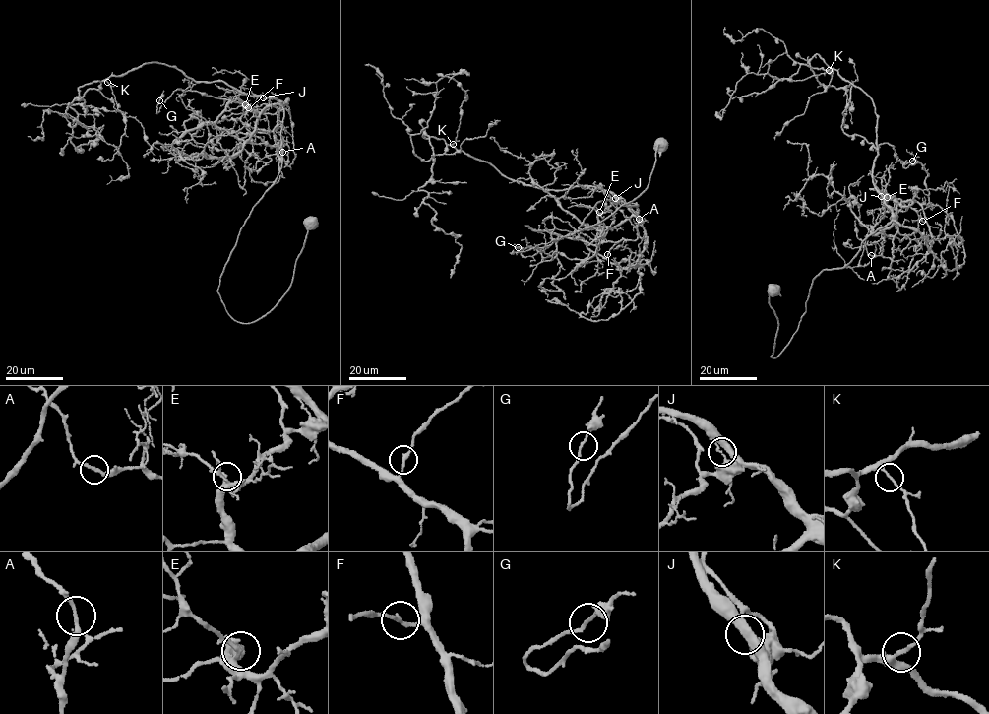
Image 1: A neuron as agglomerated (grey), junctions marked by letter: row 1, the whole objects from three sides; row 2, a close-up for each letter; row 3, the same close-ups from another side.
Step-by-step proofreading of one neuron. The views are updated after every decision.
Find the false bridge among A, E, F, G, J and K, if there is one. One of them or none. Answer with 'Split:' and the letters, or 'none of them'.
Split: J

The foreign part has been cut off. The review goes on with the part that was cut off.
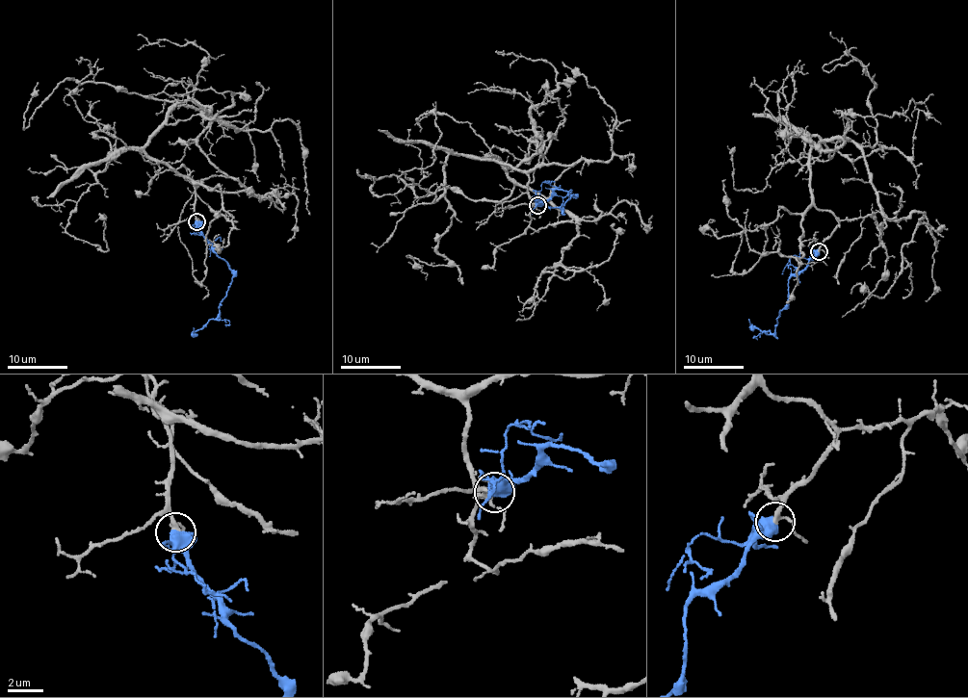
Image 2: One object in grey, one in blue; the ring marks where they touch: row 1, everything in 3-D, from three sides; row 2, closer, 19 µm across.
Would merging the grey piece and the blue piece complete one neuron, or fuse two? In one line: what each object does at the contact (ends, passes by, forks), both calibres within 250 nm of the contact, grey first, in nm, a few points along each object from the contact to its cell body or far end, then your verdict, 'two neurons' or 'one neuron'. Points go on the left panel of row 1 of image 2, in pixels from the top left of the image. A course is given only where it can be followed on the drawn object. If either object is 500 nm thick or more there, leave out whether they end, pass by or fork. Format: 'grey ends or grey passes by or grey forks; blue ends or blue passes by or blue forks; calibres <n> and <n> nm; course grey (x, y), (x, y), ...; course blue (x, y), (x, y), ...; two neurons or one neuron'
calibres 220 and 700 nm; course grey (196, 221), (193, 182), (144, 148), (175, 105), (235, 130), (220, 116), (200, 135), (226, 175), (163, 242); course blue (196, 221), (212, 248), (227, 263), (232, 281), (215, 319), (209, 320), (194, 332), (193, 327); one neuron

